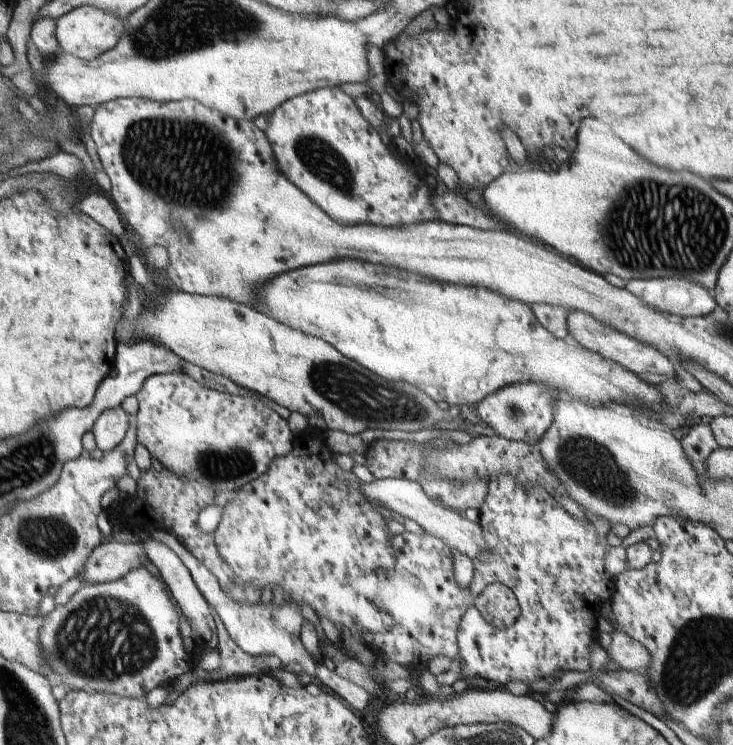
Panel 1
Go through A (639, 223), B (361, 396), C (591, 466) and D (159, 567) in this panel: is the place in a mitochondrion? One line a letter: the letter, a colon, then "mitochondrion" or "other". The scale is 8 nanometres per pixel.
A: mitochondrion
B: mitochondrion
C: mitochondrion
D: other

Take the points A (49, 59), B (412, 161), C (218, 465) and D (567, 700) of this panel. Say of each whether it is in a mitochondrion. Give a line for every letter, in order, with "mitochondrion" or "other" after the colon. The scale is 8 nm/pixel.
A: other
B: other
C: mitochondrion
D: other

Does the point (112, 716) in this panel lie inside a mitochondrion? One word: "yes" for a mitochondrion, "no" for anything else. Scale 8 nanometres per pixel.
no

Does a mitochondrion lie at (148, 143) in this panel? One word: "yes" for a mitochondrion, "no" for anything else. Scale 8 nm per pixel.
yes

